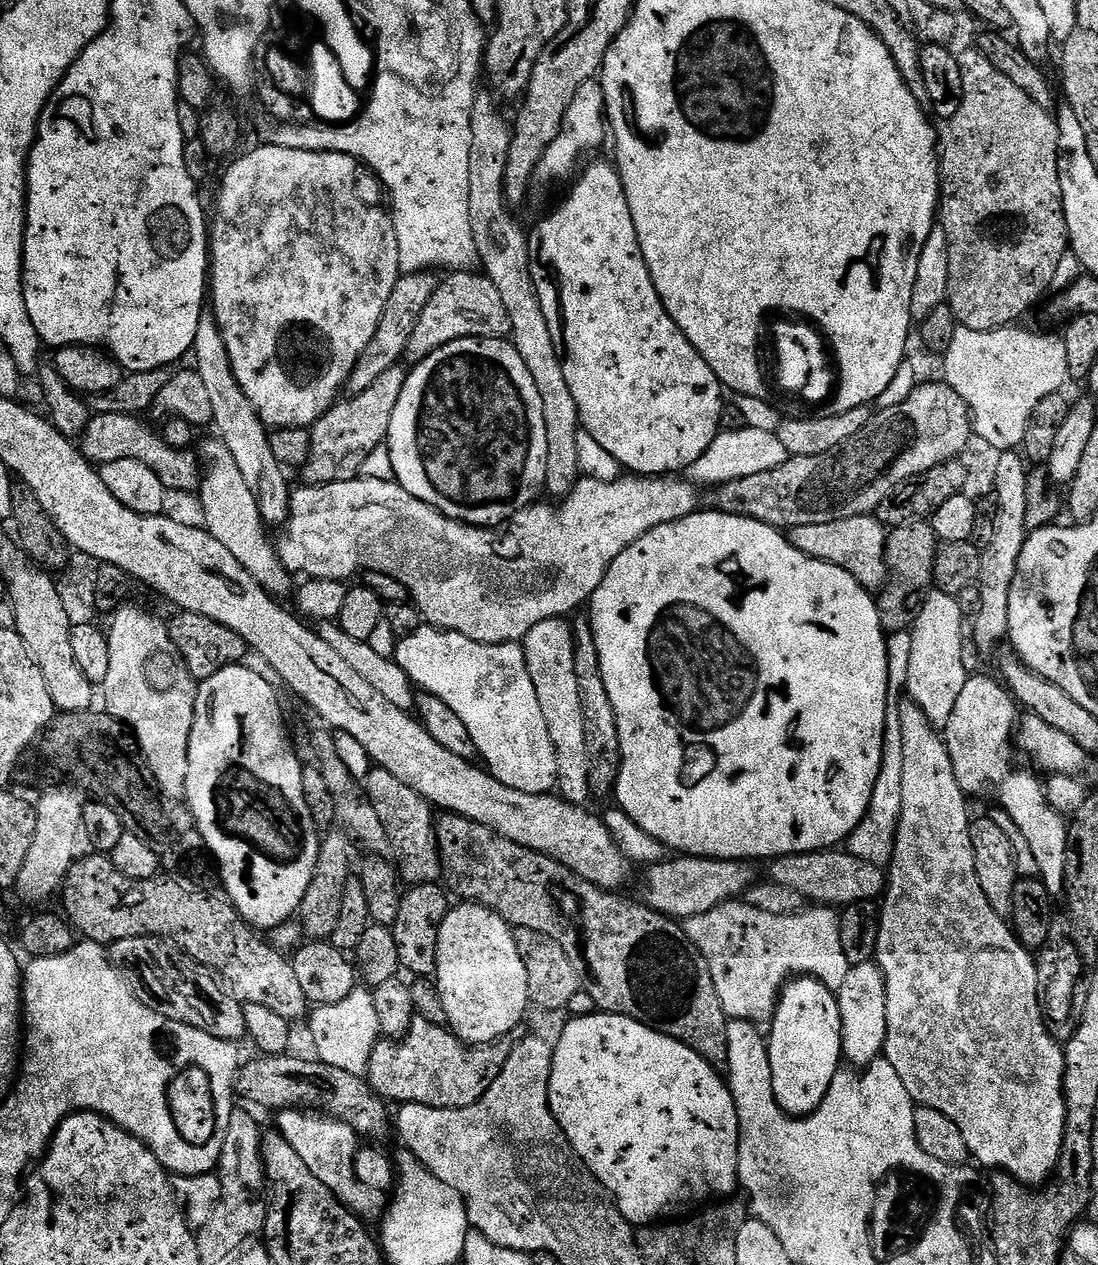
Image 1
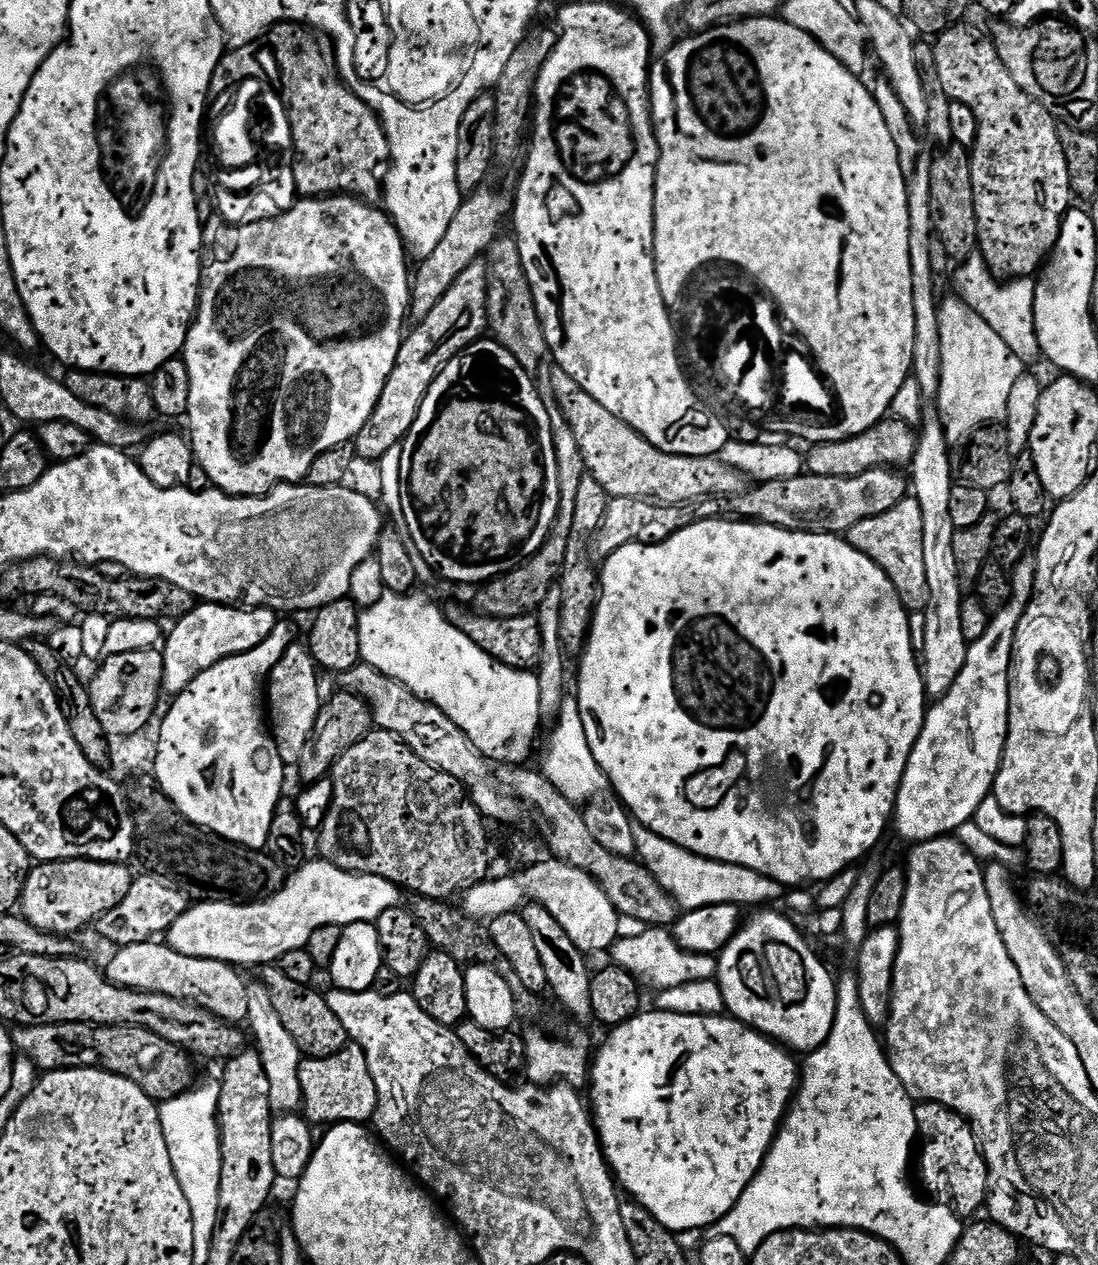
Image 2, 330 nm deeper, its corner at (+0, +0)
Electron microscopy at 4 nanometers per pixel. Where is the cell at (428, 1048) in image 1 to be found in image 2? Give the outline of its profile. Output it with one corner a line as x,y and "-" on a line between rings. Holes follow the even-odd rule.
357,1044
326,1058
304,1058
300,1062
302,1112
313,1125
364,1124
376,1115
378,1090
370,1078
366,1054

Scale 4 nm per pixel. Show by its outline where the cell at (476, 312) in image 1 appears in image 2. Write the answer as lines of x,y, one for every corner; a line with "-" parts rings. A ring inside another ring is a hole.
558,367
552,371
552,392
556,395
555,403
562,410
564,417
570,422
570,430
574,430
574,438
578,438
578,450
582,450
584,467
587,475
593,476
598,482
602,482
602,490
606,490
609,497
618,498
642,498
653,499
657,504
682,504
695,505
705,498
731,498
747,492
750,481
747,476
741,475
734,466
726,466
716,456
679,456
678,454
666,454
659,452
642,434
638,434
622,418
610,414
602,402
594,402
570,374
566,374

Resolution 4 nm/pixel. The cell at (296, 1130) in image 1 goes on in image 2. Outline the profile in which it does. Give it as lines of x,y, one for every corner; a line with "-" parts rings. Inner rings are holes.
259,980
249,983
247,988
247,1027
250,1026
254,1038
254,1048
262,1058
262,1064
270,1083
270,1106
273,1113
292,1114
301,1109
300,1062
302,1053
282,1023
278,1010
274,1007
272,992

